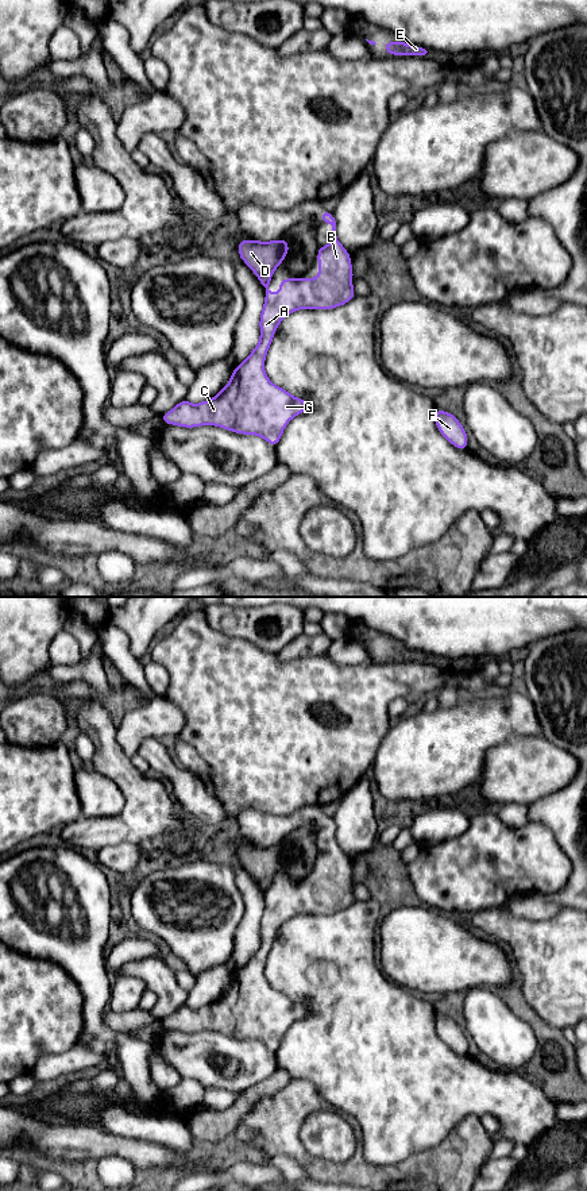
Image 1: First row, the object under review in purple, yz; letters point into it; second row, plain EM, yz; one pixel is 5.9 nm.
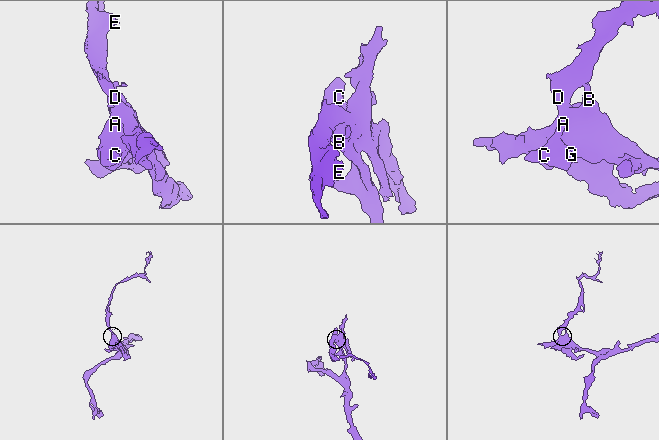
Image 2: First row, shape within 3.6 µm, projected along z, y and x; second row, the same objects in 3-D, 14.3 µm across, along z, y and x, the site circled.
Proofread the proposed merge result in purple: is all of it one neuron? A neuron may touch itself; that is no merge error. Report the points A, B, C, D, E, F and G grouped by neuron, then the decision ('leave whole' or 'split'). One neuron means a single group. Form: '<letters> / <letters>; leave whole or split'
A B C F G / D E; split

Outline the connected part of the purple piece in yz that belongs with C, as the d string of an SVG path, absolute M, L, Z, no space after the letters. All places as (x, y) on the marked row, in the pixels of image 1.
M321 211L321 223L332 226L332 242L317 248L317 278L281 278L279 293L264 289L260 311L260 338L248 356L232 369L232 375L215 397L190 404L186 397L171 411L159 416L163 424L184 428L202 425L263 438L277 447L291 419L308 409L305 398L291 396L274 385L264 371L267 351L281 321L298 309L333 309L355 296L351 254L336 236L336 221L331 211Z

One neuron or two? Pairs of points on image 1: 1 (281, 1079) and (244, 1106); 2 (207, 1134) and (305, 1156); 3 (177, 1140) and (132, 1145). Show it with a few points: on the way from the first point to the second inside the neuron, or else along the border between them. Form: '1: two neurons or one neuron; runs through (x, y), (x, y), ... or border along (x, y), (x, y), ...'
1: one neuron; runs through (271, 1084), (259, 1090), (253, 1097)
2: two neurons; border along (247, 1113), (238, 1125), (230, 1147)
3: two neurons; border along (128, 1137), (157, 1140), (177, 1151), (189, 1153)

